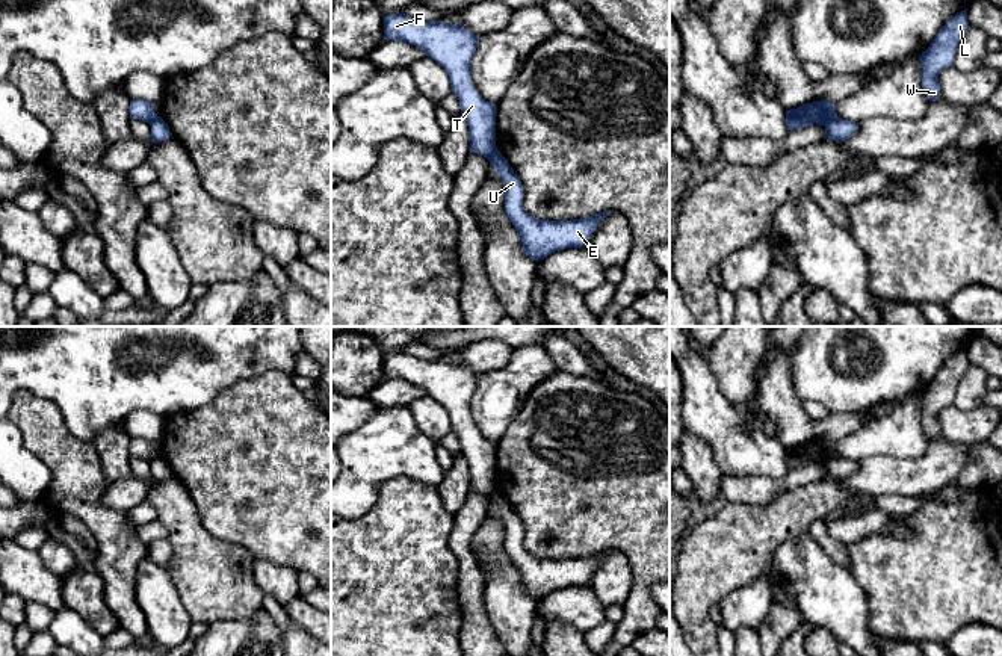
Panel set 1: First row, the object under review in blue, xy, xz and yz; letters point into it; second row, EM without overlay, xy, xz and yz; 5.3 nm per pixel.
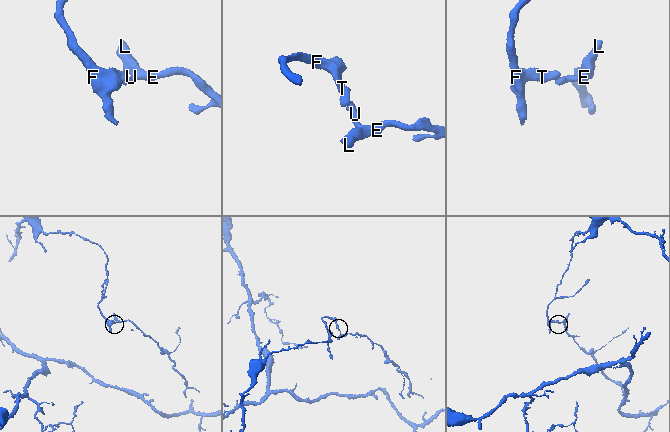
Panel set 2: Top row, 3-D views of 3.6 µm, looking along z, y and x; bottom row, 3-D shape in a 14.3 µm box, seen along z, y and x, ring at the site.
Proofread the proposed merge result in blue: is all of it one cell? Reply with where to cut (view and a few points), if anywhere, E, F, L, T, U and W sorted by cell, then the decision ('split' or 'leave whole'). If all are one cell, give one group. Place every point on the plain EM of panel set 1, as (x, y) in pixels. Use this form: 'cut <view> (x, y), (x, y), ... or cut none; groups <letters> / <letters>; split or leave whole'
cut yz (838, 455), (824, 464); groups E L U W / F T; split

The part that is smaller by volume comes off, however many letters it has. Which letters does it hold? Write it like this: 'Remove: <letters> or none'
Remove: E, L, U, W

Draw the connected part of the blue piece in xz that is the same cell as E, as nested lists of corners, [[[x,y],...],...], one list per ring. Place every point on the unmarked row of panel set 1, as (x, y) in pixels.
[[[499,488],[488,497],[505,524],[505,552],[521,574],[526,594],[538,600],[555,589],[583,586],[594,568],[614,549],[605,549],[588,556],[549,559],[530,555],[523,546],[523,524],[508,499]]]

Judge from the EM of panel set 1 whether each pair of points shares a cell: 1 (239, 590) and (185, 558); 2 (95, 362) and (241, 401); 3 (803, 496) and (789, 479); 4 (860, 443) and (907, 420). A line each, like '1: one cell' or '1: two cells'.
1: one cell
2: two cells
3: two cells
4: one cell

